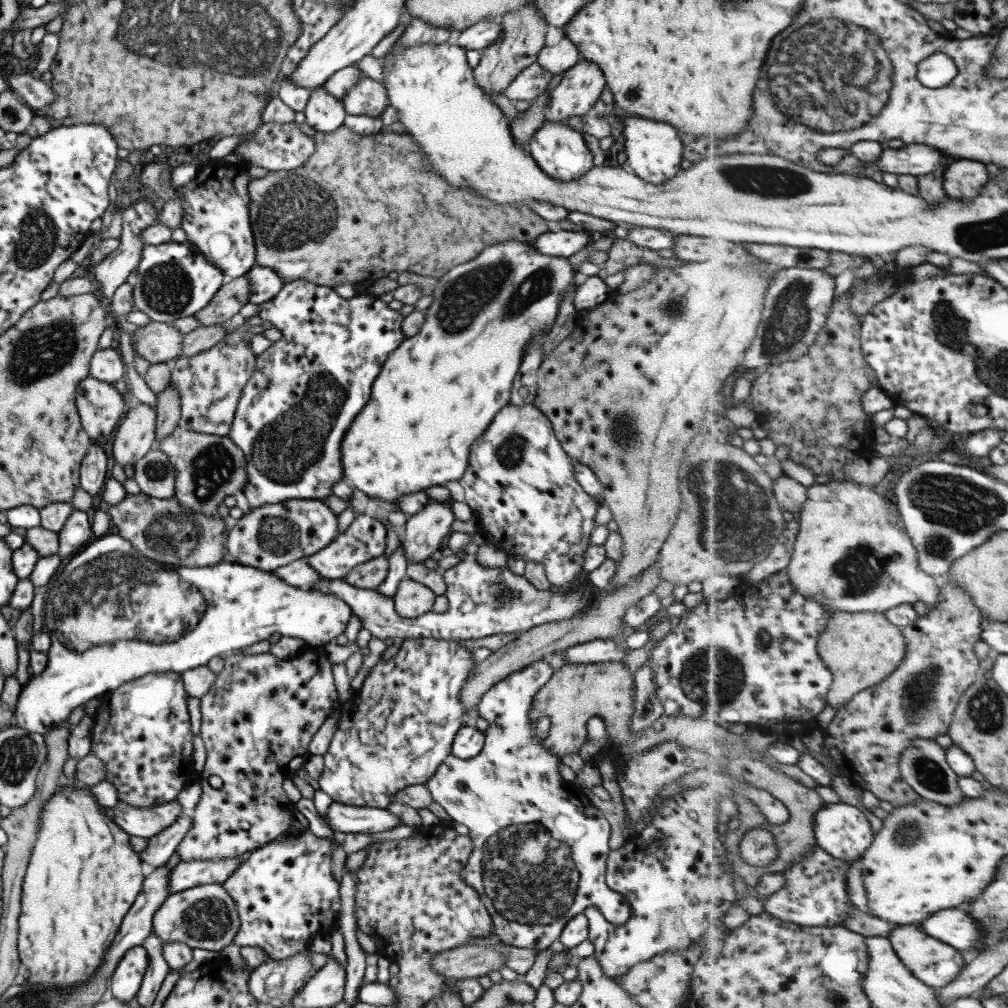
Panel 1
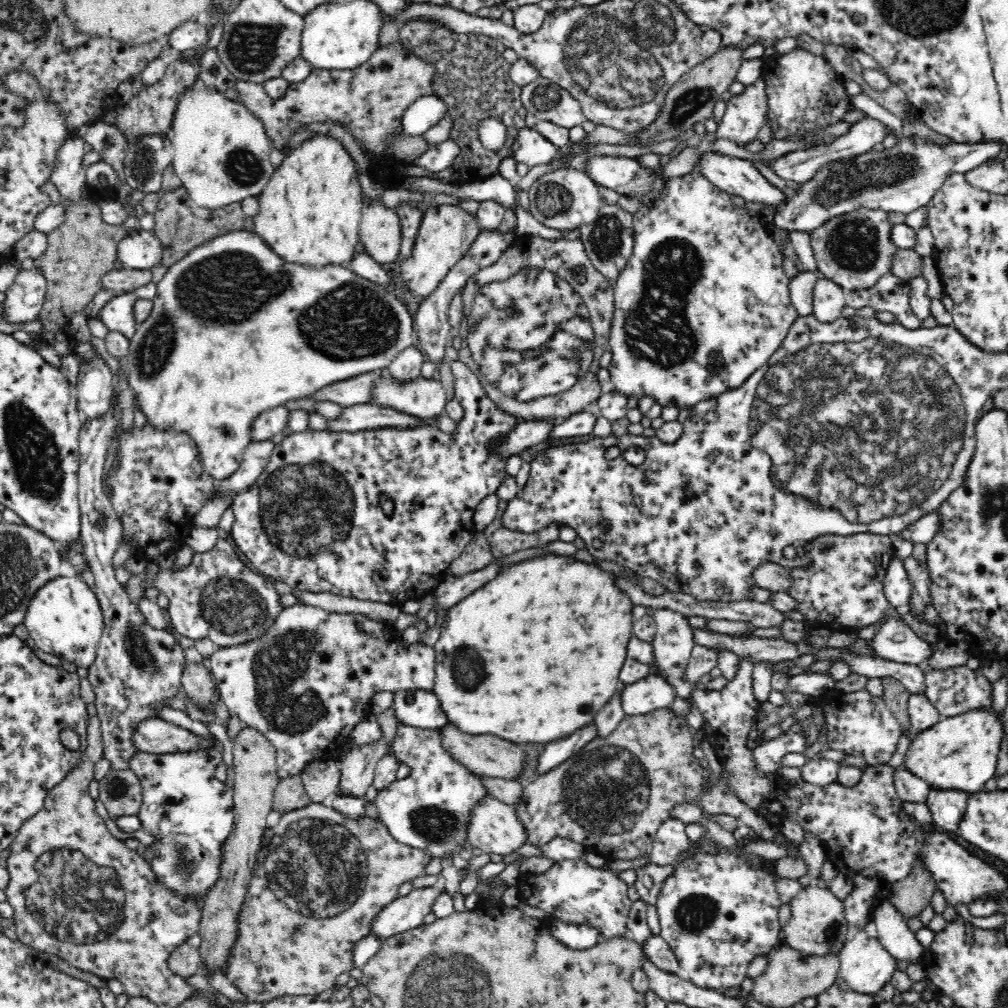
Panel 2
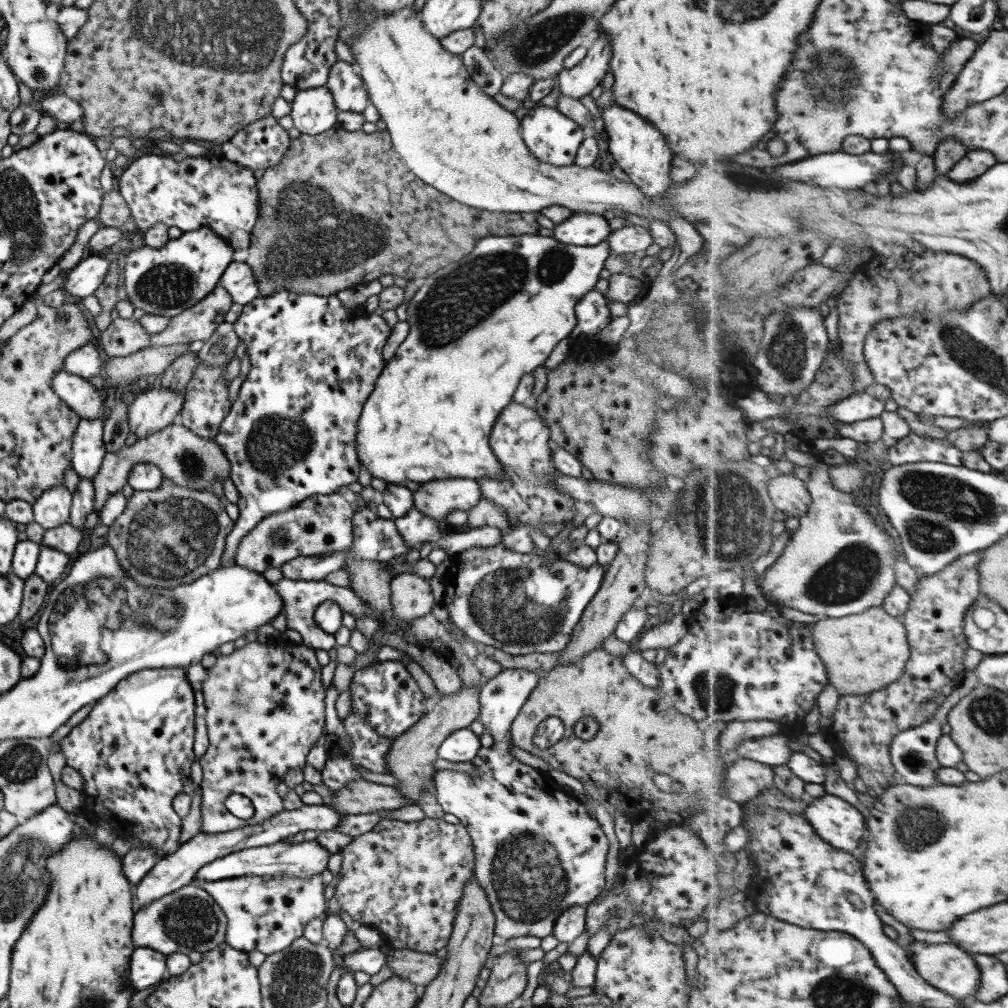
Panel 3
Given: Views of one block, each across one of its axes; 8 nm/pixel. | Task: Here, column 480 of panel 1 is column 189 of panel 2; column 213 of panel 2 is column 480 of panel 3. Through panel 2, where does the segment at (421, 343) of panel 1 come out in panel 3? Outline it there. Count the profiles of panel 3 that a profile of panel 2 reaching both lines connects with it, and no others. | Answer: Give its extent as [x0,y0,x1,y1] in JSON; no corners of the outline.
[354,234,609,485]

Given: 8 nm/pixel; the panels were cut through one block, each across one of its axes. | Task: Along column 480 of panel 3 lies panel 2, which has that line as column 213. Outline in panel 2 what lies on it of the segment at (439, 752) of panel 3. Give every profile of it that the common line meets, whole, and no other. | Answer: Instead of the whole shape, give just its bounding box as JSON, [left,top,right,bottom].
[132,717,215,754]

